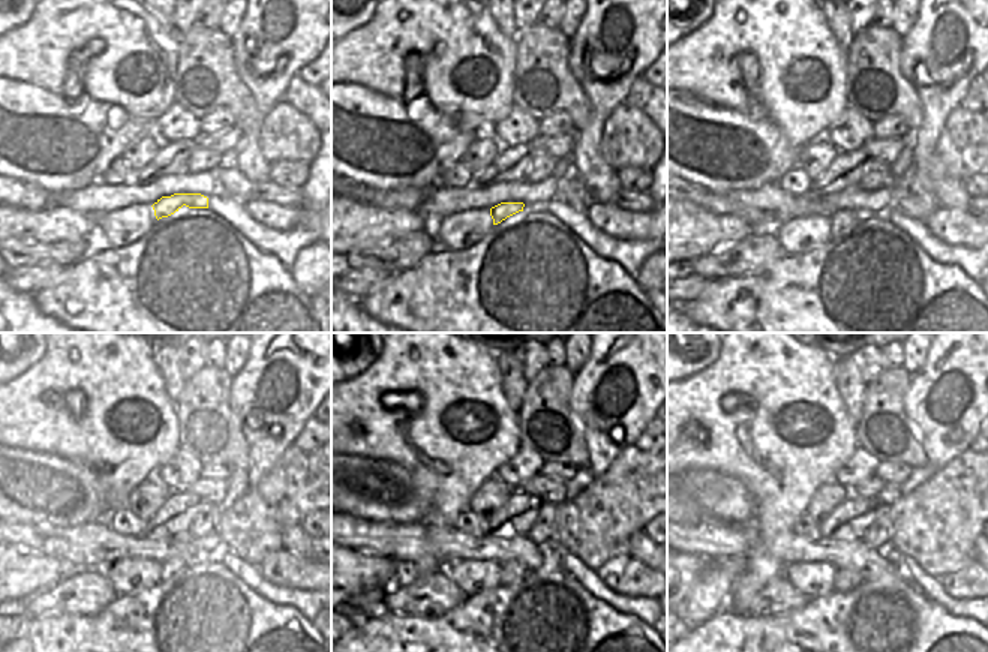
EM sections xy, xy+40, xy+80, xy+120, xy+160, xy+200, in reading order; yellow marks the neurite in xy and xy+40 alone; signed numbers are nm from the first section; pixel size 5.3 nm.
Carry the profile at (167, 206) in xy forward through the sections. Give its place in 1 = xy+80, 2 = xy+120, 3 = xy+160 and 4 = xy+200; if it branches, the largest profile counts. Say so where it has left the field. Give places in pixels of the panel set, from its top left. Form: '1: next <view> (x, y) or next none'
1: next xy+80 (838, 221)
2: next xy+120 (171, 565)
3: next xy+160 (508, 571)
4: next xy+200 (846, 580)

